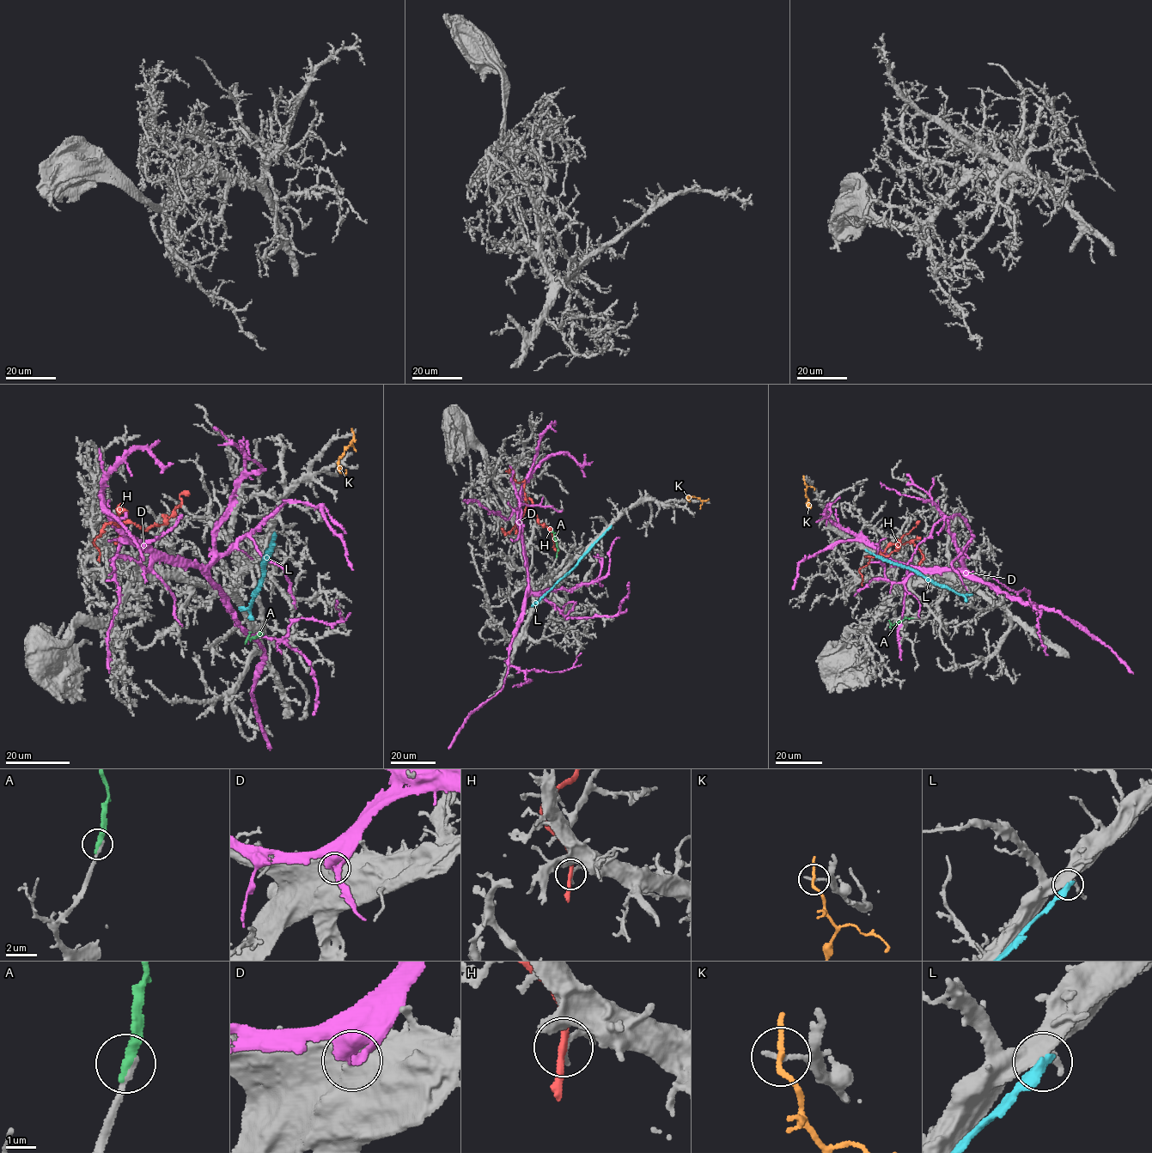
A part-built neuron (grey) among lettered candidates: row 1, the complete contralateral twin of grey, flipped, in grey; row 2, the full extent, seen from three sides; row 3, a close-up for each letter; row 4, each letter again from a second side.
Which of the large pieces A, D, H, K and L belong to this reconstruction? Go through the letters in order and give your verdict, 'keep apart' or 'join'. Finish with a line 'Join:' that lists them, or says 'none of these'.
A: keep apart
D: keep apart
H: keep apart
K: keep apart
L: keep apart
Join: none of these

